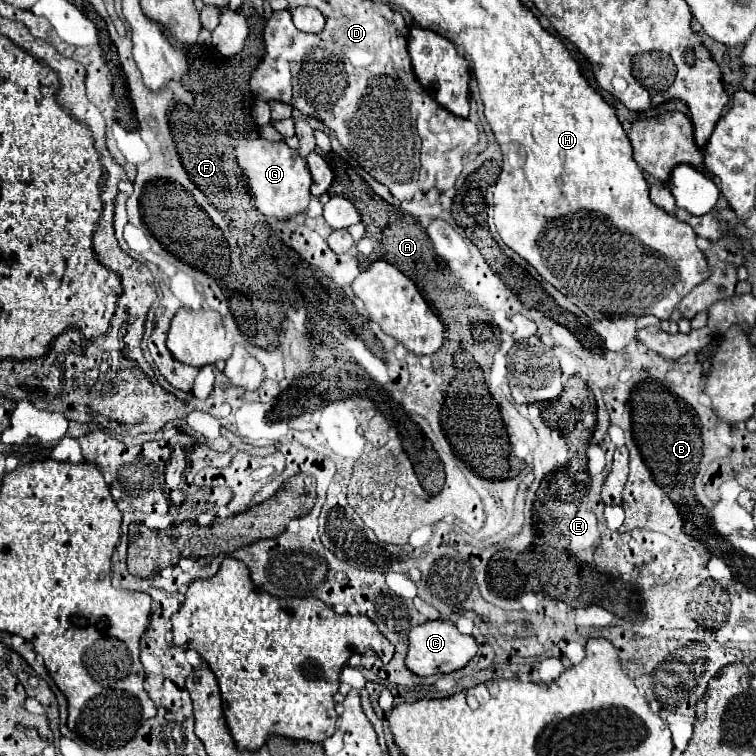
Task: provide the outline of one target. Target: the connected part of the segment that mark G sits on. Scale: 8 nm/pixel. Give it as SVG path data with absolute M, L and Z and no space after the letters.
M261 137L245 139L245 141L241 139L235 149L237 149L237 161L255 195L257 209L265 217L277 217L281 221L287 221L307 209L311 201L311 193L309 193L311 173L307 171L305 161L299 157L295 149L287 147L285 141L269 143Z

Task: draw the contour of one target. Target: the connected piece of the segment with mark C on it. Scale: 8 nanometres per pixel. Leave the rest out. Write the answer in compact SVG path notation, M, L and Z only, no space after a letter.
M437 619L437 621L427 621L423 625L417 625L409 631L409 649L405 655L405 667L419 677L451 673L465 667L475 653L477 653L477 643L473 637L461 635L453 623Z

